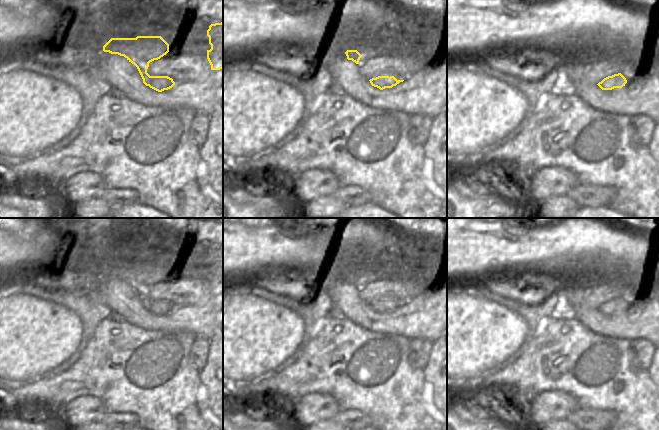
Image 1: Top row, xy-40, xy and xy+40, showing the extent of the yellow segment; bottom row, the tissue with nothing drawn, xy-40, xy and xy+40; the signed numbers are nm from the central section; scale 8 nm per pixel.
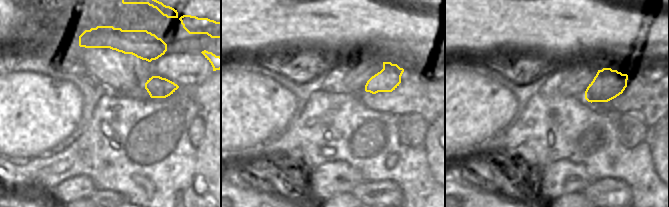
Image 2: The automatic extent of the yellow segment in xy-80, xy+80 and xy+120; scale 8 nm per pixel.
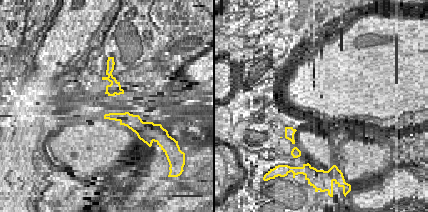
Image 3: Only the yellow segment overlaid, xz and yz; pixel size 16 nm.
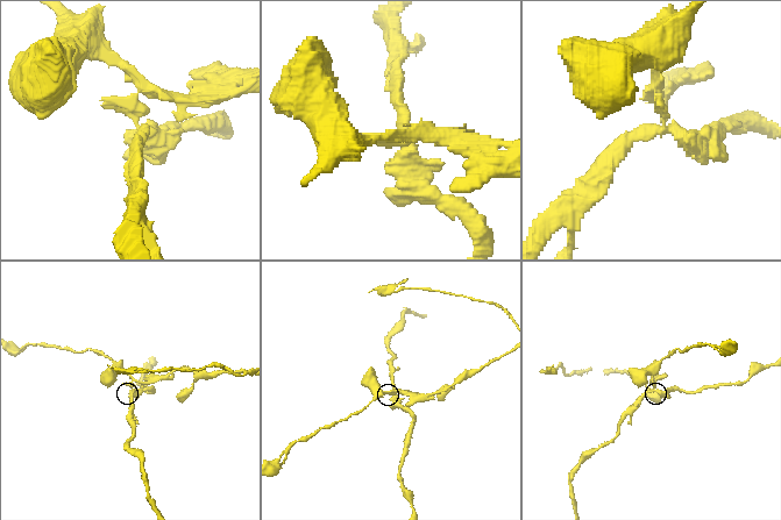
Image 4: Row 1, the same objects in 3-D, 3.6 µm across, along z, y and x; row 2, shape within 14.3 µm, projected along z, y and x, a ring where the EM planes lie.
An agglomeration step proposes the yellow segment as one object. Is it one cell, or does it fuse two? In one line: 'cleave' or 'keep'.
cleave

